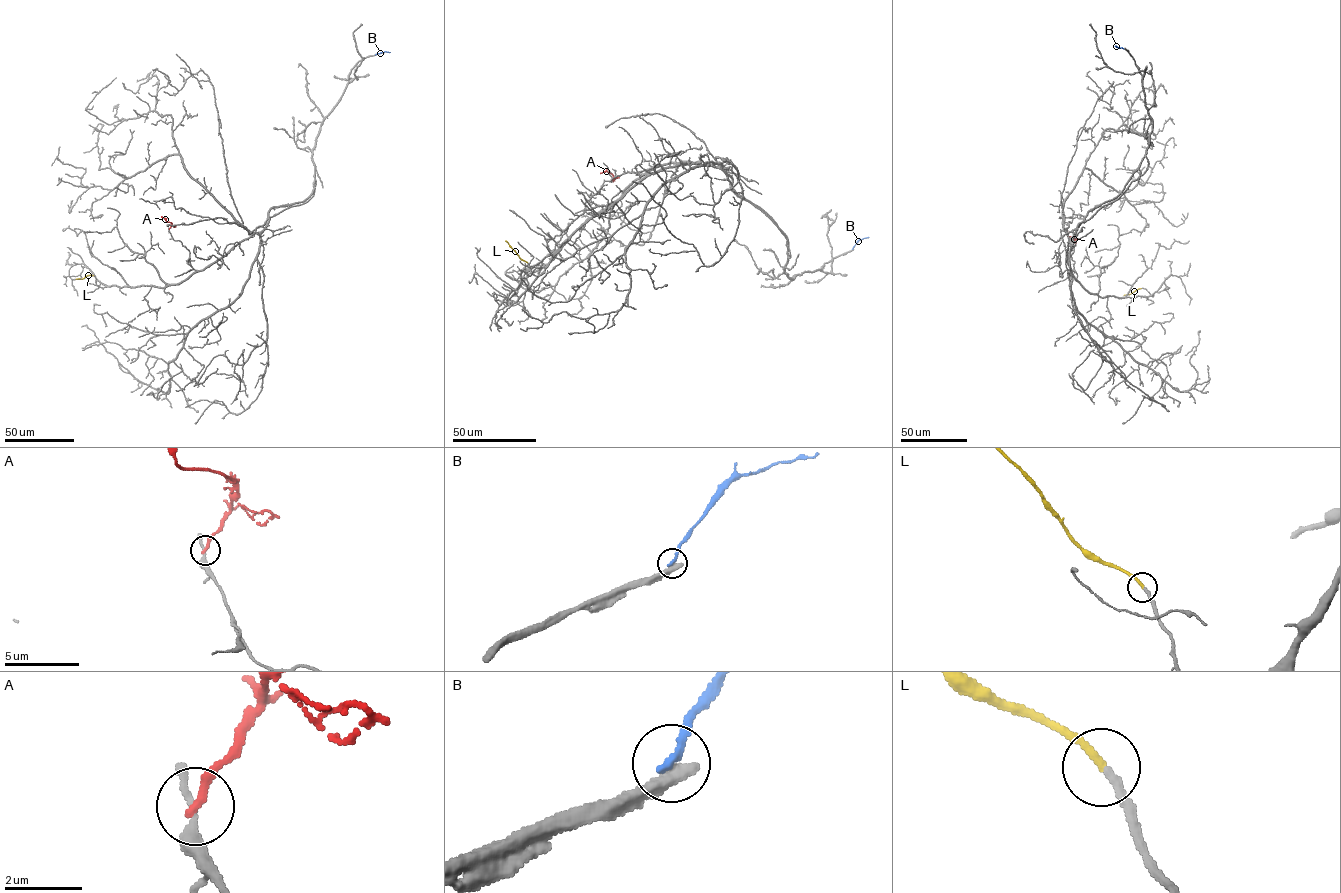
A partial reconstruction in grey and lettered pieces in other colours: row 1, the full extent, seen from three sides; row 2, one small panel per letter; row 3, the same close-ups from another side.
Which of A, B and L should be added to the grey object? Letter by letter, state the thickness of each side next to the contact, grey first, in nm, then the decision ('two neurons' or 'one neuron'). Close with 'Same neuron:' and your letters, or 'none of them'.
A: 300 nm thick on the grey side, 220 nm on the other; two neurons
B: 550 nm thick on the grey side, 240 nm on the other; two neurons
L: 240 nm thick on the grey side, 200 nm on the other; one neuron
Same neuron: L

